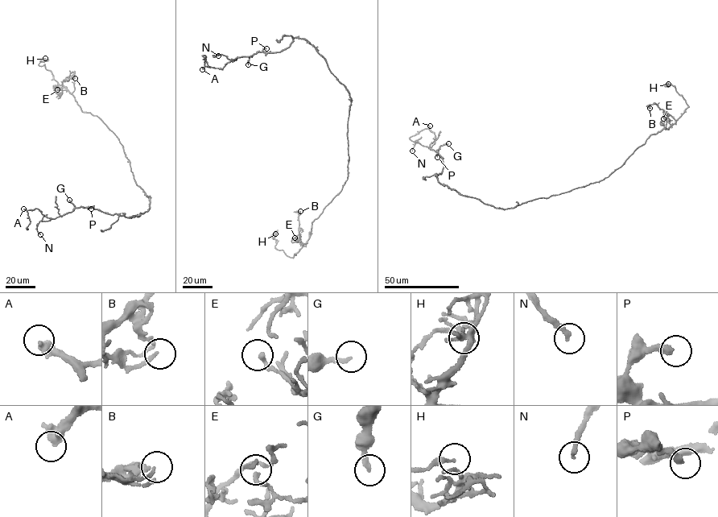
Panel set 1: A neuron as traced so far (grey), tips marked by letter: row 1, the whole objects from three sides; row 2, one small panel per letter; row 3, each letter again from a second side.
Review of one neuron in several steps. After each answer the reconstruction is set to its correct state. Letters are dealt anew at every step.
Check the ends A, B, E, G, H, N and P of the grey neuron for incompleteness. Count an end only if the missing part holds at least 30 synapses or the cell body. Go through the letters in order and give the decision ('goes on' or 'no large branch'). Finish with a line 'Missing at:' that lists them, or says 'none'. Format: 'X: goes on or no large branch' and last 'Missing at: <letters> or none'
A: no large branch
B: no large branch
E: no large branch
G: goes on
H: no large branch
N: goes on
P: no large branch
Missing at: G, N

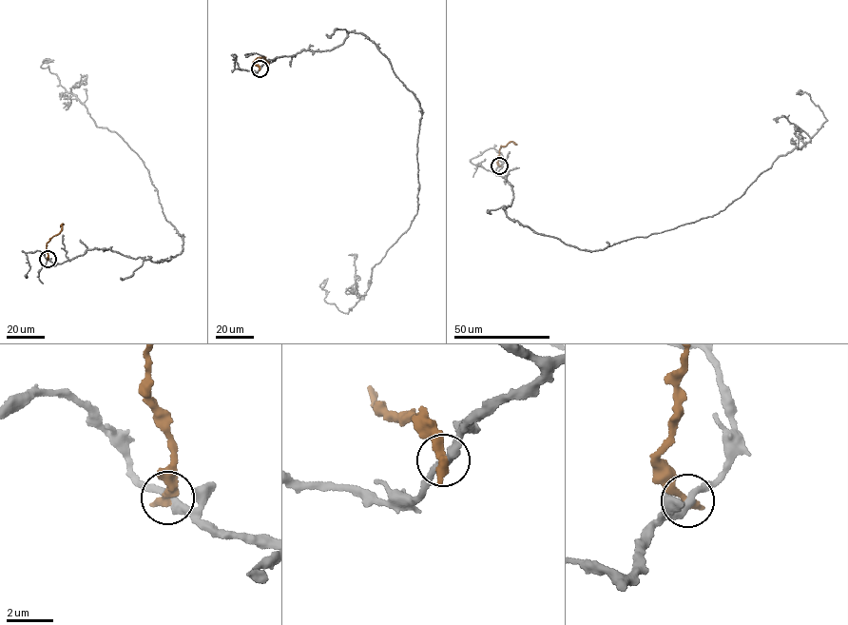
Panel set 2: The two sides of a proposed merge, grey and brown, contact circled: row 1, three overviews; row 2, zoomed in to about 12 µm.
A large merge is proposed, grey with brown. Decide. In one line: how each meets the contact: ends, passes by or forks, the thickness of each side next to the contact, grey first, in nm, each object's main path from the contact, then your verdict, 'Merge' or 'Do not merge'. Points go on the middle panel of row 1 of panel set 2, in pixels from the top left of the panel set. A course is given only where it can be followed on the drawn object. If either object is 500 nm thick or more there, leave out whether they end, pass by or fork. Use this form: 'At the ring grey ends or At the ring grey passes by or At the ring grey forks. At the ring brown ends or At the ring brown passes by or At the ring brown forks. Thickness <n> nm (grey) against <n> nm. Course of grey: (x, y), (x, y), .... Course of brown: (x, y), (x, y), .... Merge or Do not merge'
Thickness 360 nm (grey) against 500 nm. Course of grey: (260, 68), (359, 32), (421, 109), (409, 228), (348, 312), (325, 301), (324, 281). Course of brown: (260, 68), (253, 62), (258, 58), (265, 58), (266, 65). Do not merge

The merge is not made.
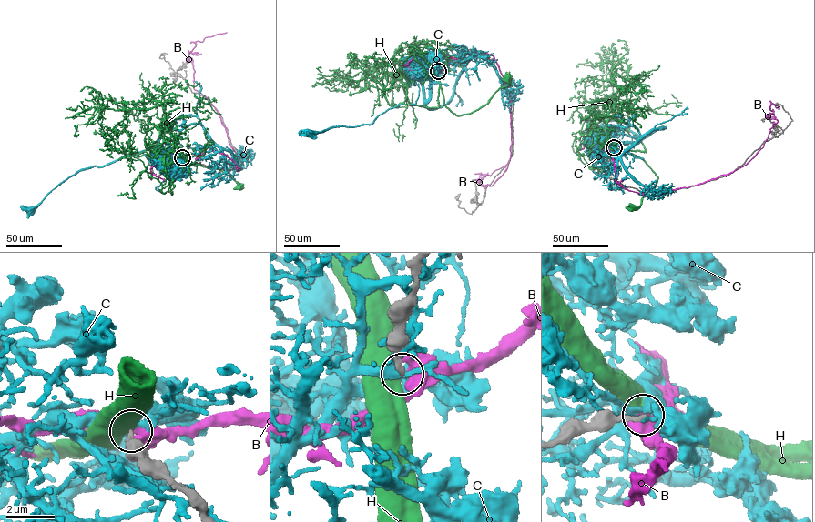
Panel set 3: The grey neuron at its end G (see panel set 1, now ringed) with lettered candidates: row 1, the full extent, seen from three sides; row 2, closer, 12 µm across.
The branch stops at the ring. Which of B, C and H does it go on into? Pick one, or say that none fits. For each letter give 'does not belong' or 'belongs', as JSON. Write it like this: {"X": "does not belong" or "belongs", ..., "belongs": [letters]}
{"B": "does not belong", "C": "does not belong", "H": "does not belong", "belongs": []}

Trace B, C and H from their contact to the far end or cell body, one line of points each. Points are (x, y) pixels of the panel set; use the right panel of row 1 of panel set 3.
B: (613, 148), (616, 182), (626, 189), (643, 194), (688, 187), (746, 165), (777, 121), (770, 105), (779, 109)
C: (614, 147), (636, 142), (642, 137), (625, 127), (627, 126), (621, 120), (607, 120), (590, 128)
H: (614, 147), (638, 155), (658, 178), (655, 186), (644, 195), (639, 206), (631, 207)

